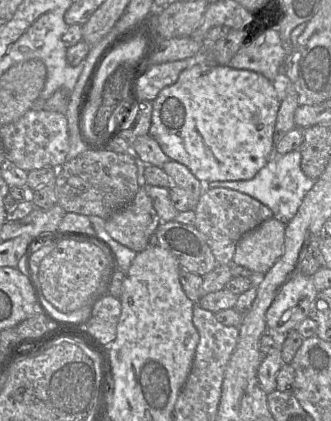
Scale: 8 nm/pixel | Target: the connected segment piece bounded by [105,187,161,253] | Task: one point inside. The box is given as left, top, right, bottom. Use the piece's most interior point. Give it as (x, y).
(132, 226)

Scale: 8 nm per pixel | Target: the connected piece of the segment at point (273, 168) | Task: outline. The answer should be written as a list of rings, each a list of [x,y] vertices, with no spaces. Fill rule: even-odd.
[[[274,149],[273,157],[251,180],[213,181],[203,184],[206,186],[206,190],[228,188],[247,194],[270,208],[273,217],[287,224],[296,215],[303,198],[315,182],[315,180],[307,177],[301,169],[301,152],[299,149],[284,155],[275,155]]]

